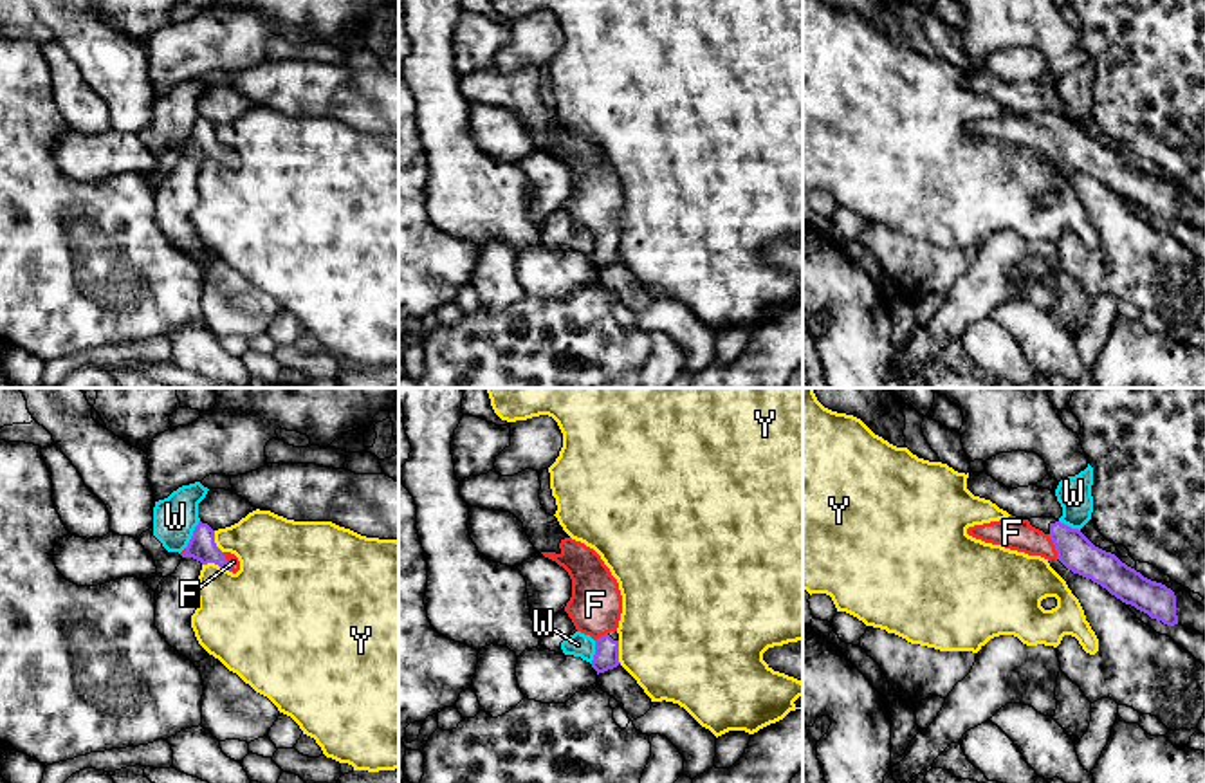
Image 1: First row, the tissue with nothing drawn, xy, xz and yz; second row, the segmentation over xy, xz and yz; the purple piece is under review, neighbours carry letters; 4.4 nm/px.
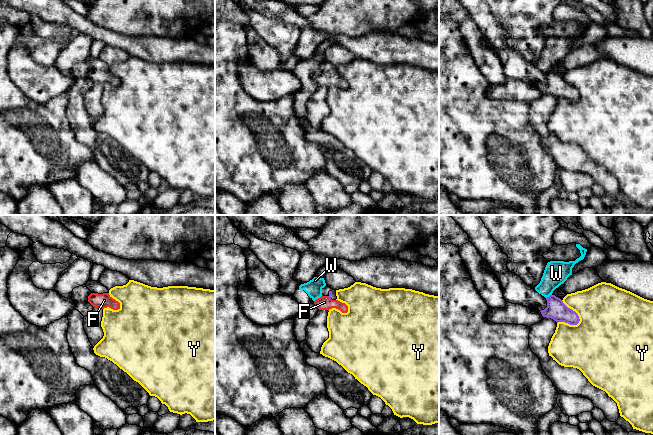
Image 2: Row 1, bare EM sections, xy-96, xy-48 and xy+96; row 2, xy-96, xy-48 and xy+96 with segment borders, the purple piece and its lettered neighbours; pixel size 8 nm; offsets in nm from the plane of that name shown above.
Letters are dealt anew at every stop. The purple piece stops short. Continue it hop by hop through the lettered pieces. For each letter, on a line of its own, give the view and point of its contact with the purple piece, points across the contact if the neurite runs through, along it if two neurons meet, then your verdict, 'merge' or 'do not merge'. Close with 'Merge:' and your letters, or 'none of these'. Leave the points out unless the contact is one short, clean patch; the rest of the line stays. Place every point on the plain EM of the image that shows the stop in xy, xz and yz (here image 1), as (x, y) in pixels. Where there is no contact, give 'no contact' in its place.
F: yz (1056, 143) | across yz (1074, 145), (1056, 143), (1036, 139), (1012, 128) | merge
W: xy (193, 130) | along xy (199, 116), (184, 143) | do not merge
Y: xy (217, 159) | do not merge
Merge: F

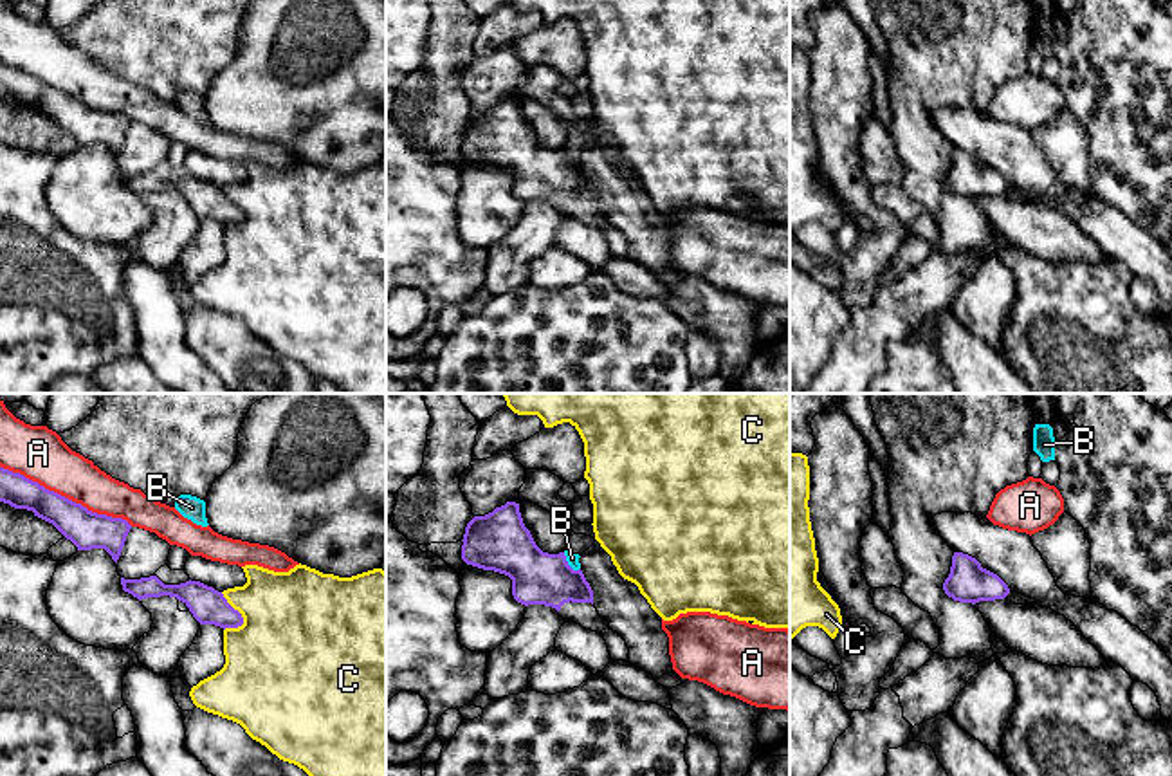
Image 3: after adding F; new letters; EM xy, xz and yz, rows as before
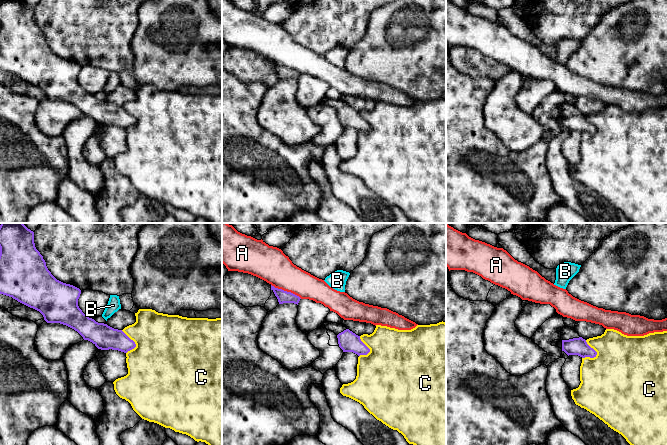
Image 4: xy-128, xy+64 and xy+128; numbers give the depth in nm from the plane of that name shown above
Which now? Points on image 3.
A: xy (67, 94) | do not merge
B: xz (567, 159) | along xz (563, 148), (565, 156), (577, 166) | do not merge
C: xy (237, 206) | do not merge
Merge: none of these

